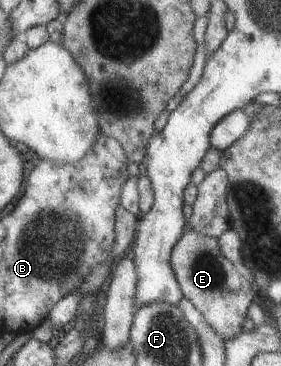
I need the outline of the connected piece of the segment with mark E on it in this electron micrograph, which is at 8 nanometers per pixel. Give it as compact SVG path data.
M187 228L180 241L174 245L170 255L172 255L170 265L174 269L174 275L180 284L184 298L190 299L198 307L204 319L214 327L214 331L225 342L241 333L248 307L259 299L258 293L255 286L234 268L231 261L226 259L220 249L218 238L206 237L203 233Z

